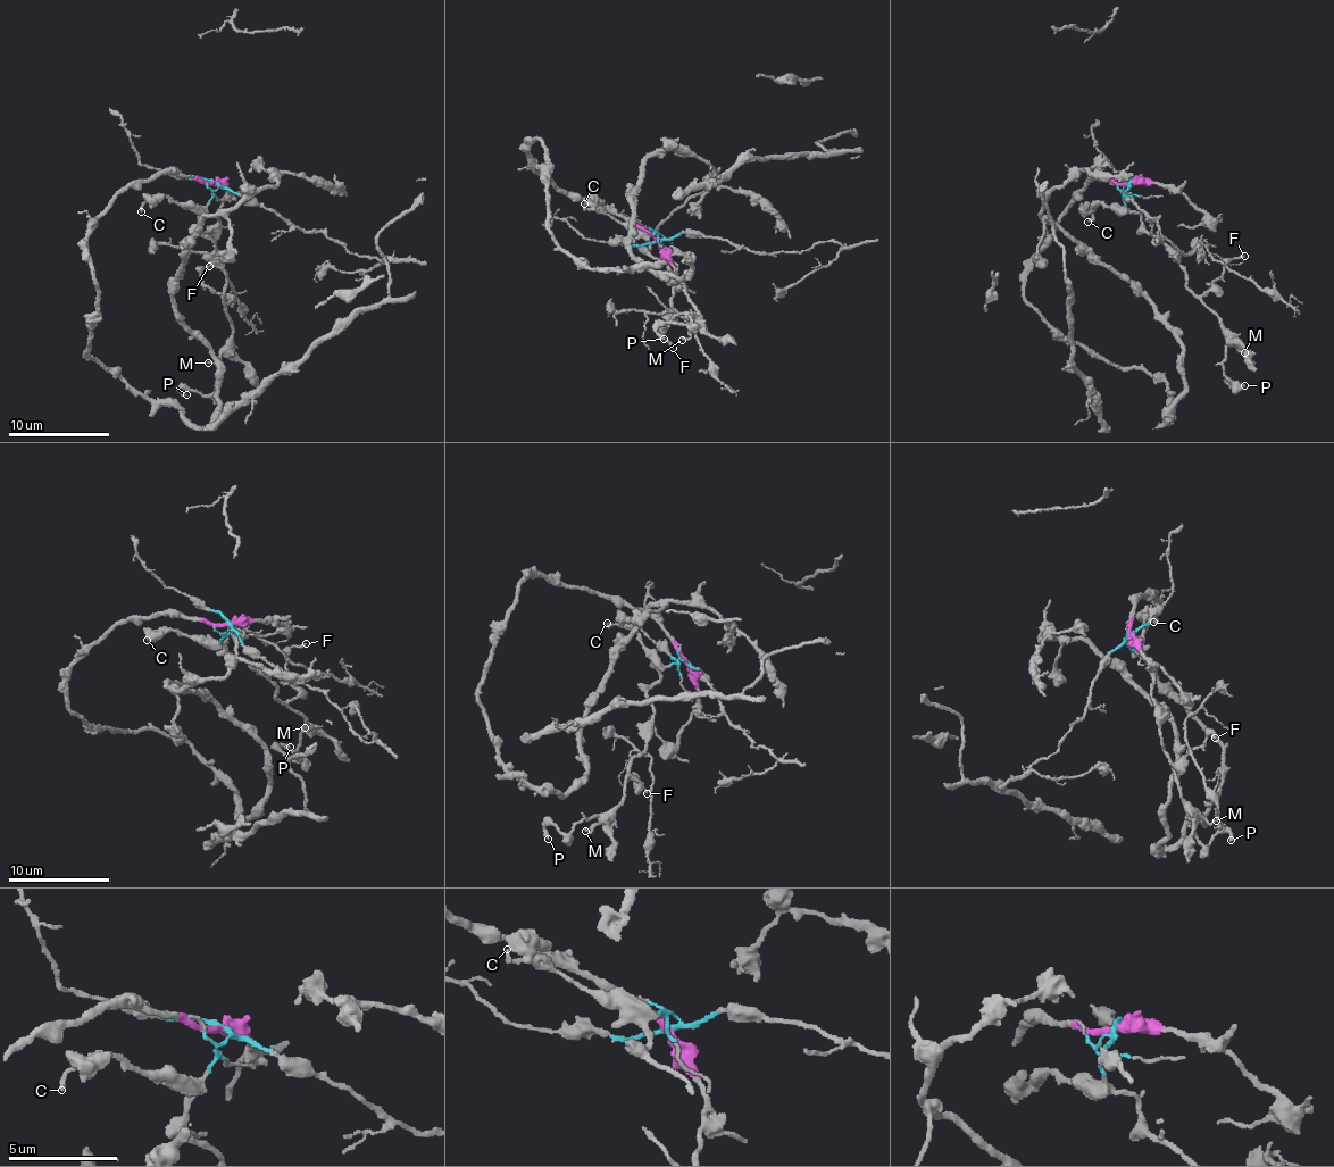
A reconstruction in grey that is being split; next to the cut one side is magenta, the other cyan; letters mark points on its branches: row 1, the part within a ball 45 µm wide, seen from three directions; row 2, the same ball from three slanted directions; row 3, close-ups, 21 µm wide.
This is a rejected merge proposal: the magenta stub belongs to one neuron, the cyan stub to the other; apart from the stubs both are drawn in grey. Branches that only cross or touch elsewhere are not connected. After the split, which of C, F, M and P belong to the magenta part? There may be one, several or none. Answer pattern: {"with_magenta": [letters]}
{"with_magenta": []}

